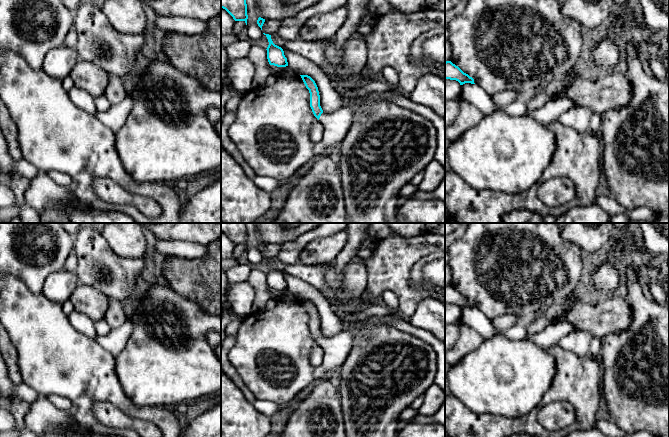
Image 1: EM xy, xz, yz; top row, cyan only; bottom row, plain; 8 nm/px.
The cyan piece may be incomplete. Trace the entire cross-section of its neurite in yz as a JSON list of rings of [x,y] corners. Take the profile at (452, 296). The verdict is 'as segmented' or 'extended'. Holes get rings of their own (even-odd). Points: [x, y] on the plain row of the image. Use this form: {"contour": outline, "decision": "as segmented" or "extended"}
{"contour": [[[451,285],[445,286],[445,303],[456,304],[463,309],[465,307],[474,307],[474,303],[468,298],[464,297],[458,290]]], "decision": "as segmented"}

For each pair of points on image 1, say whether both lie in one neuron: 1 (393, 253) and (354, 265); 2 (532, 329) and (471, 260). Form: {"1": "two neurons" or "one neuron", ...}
{"1": "two neurons", "2": "two neurons"}

